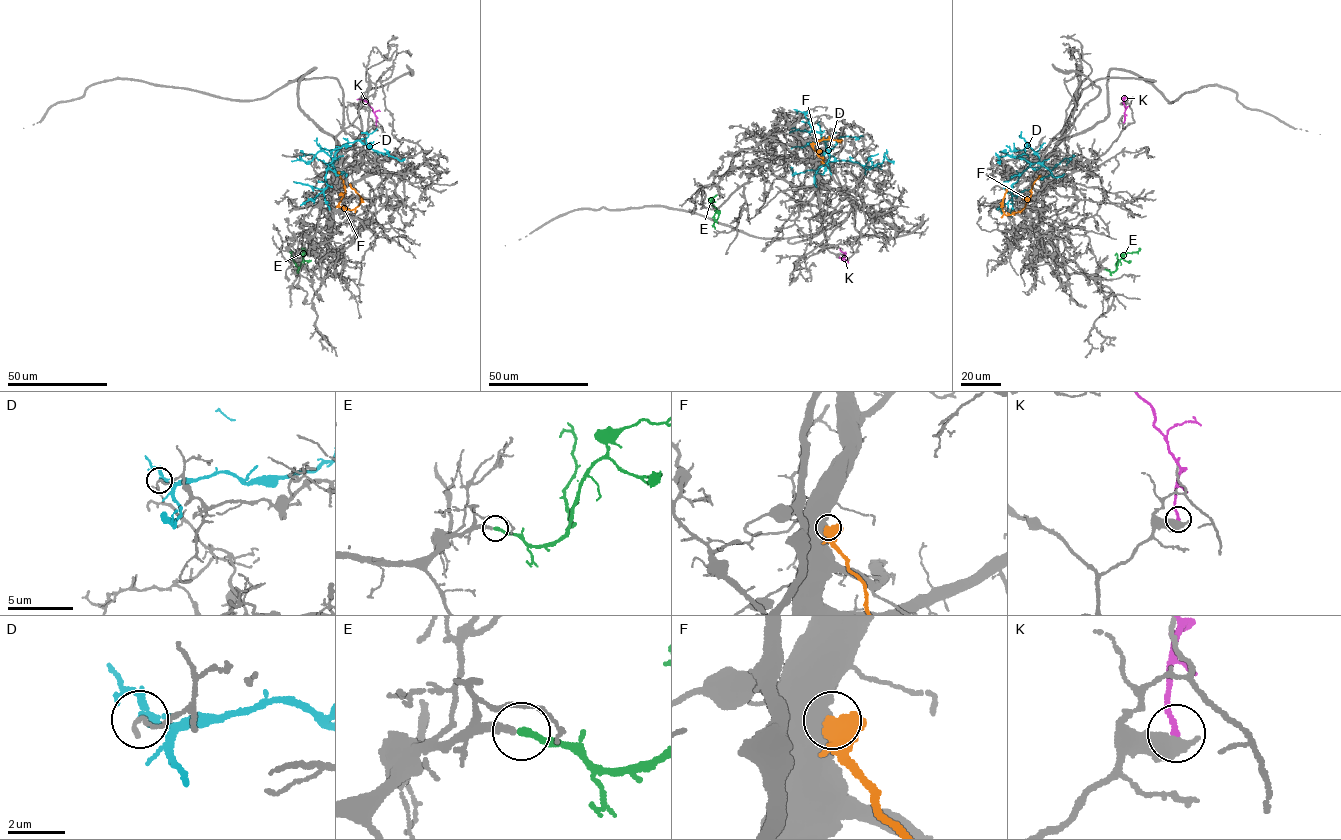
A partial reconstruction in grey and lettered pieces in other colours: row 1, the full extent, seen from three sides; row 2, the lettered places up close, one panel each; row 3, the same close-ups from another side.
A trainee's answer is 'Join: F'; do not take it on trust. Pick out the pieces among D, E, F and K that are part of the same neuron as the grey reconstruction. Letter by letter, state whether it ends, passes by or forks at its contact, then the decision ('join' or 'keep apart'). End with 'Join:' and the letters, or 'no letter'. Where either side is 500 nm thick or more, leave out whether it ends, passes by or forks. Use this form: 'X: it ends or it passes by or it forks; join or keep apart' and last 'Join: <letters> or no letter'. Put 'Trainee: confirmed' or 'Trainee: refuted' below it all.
D: it forks; keep apart
E: it ends; join
F: keep apart
K: keep apart
Join: E
Trainee: refuted

